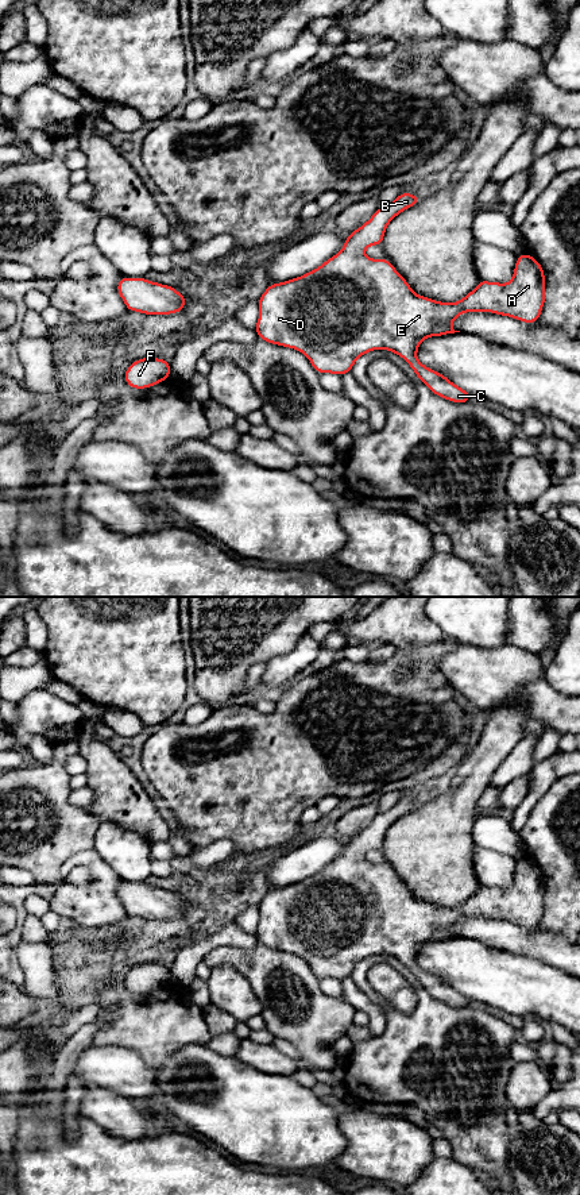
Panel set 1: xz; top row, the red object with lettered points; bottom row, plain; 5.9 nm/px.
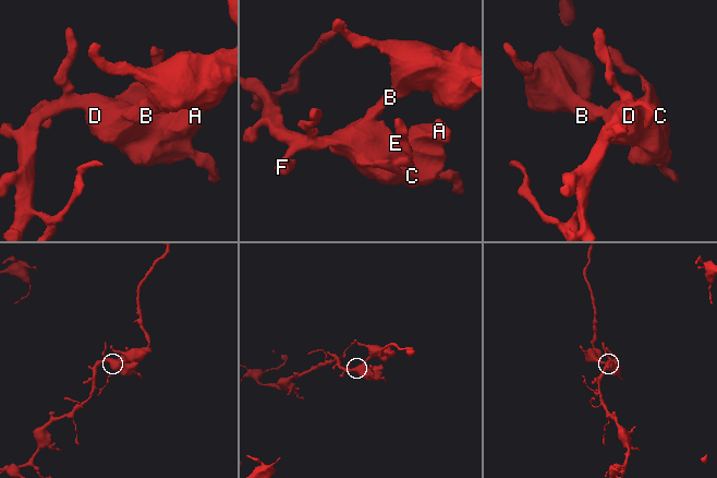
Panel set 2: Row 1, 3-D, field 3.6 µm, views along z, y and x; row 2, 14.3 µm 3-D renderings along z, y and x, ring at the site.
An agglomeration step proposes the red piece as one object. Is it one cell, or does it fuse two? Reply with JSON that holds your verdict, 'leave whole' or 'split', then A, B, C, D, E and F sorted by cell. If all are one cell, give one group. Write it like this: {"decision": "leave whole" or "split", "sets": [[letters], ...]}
{"decision": "leave whole", "sets": [["A", "B", "C", "D", "E", "F"]]}

